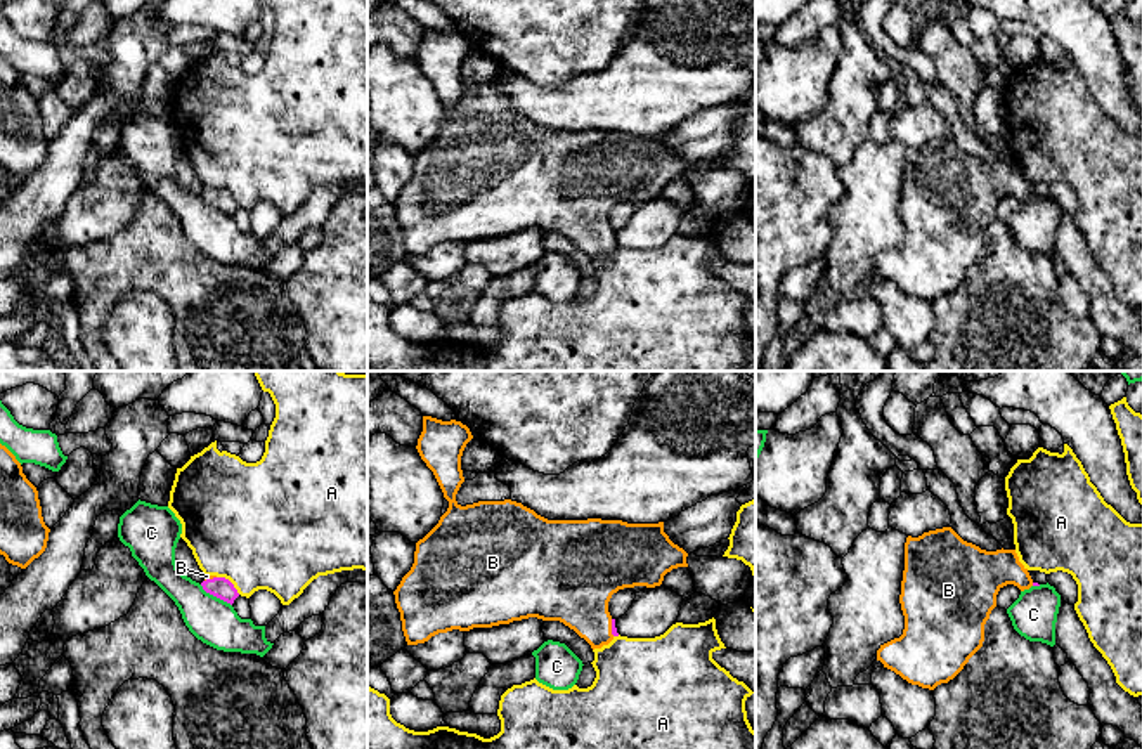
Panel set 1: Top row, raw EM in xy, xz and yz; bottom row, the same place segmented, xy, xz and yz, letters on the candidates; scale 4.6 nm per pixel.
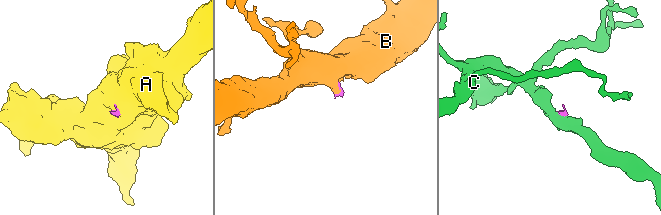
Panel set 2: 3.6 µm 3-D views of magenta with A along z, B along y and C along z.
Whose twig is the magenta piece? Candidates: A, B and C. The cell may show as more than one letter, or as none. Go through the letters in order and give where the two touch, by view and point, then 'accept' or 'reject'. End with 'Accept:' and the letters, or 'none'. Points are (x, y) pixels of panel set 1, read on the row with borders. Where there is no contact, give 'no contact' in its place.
A: contact xy (229, 581); reject
B: contact xz (612, 628); accept
C: contact xy (215, 595); reject
Accept: B

